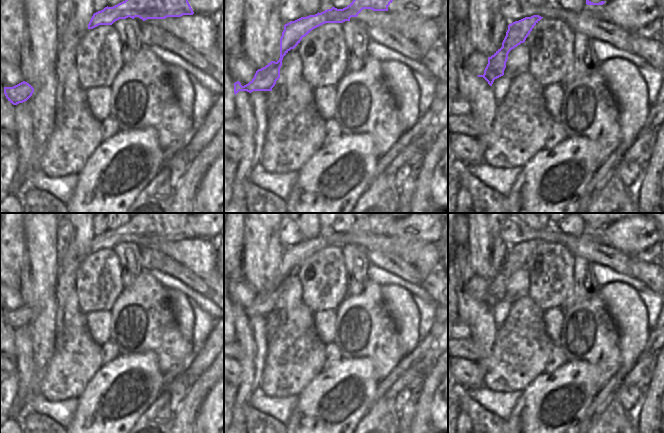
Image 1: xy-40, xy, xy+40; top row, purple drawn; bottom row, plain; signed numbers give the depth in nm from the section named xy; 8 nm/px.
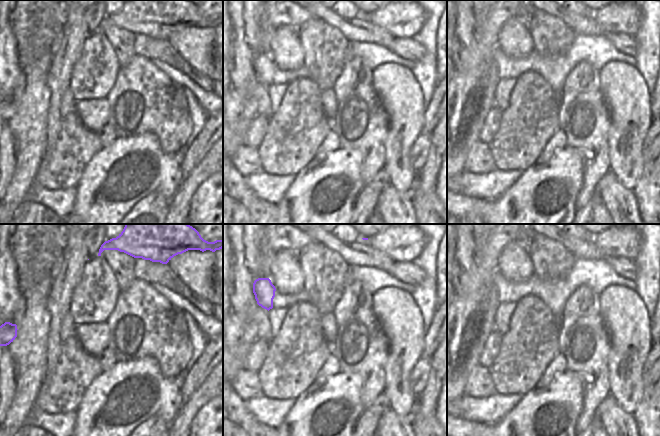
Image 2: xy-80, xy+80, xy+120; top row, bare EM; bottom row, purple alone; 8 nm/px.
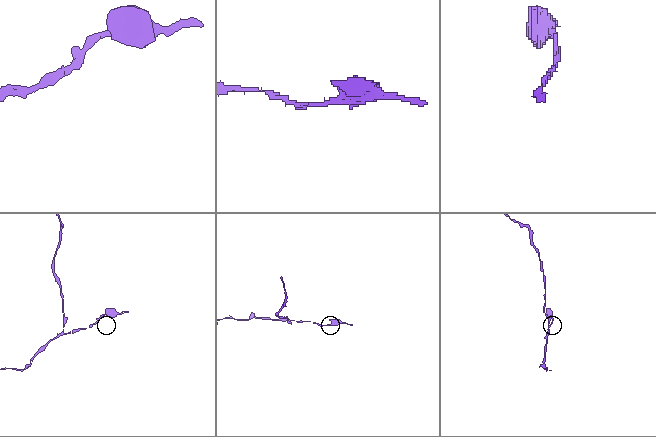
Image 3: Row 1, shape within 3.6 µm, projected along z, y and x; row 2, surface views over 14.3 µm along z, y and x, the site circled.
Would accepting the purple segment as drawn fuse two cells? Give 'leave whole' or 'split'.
leave whole

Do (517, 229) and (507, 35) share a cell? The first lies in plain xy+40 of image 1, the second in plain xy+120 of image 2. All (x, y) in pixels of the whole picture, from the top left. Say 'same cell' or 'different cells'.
different cells

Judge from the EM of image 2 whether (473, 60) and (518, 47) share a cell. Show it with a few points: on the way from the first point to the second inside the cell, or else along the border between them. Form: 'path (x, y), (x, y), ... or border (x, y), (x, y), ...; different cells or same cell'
border (503, 24), (497, 37), (496, 47); different cells

